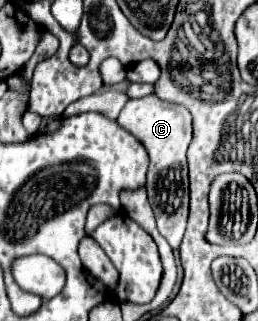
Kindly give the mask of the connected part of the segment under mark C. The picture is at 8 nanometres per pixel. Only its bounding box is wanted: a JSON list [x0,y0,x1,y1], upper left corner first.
[118,96,192,250]

